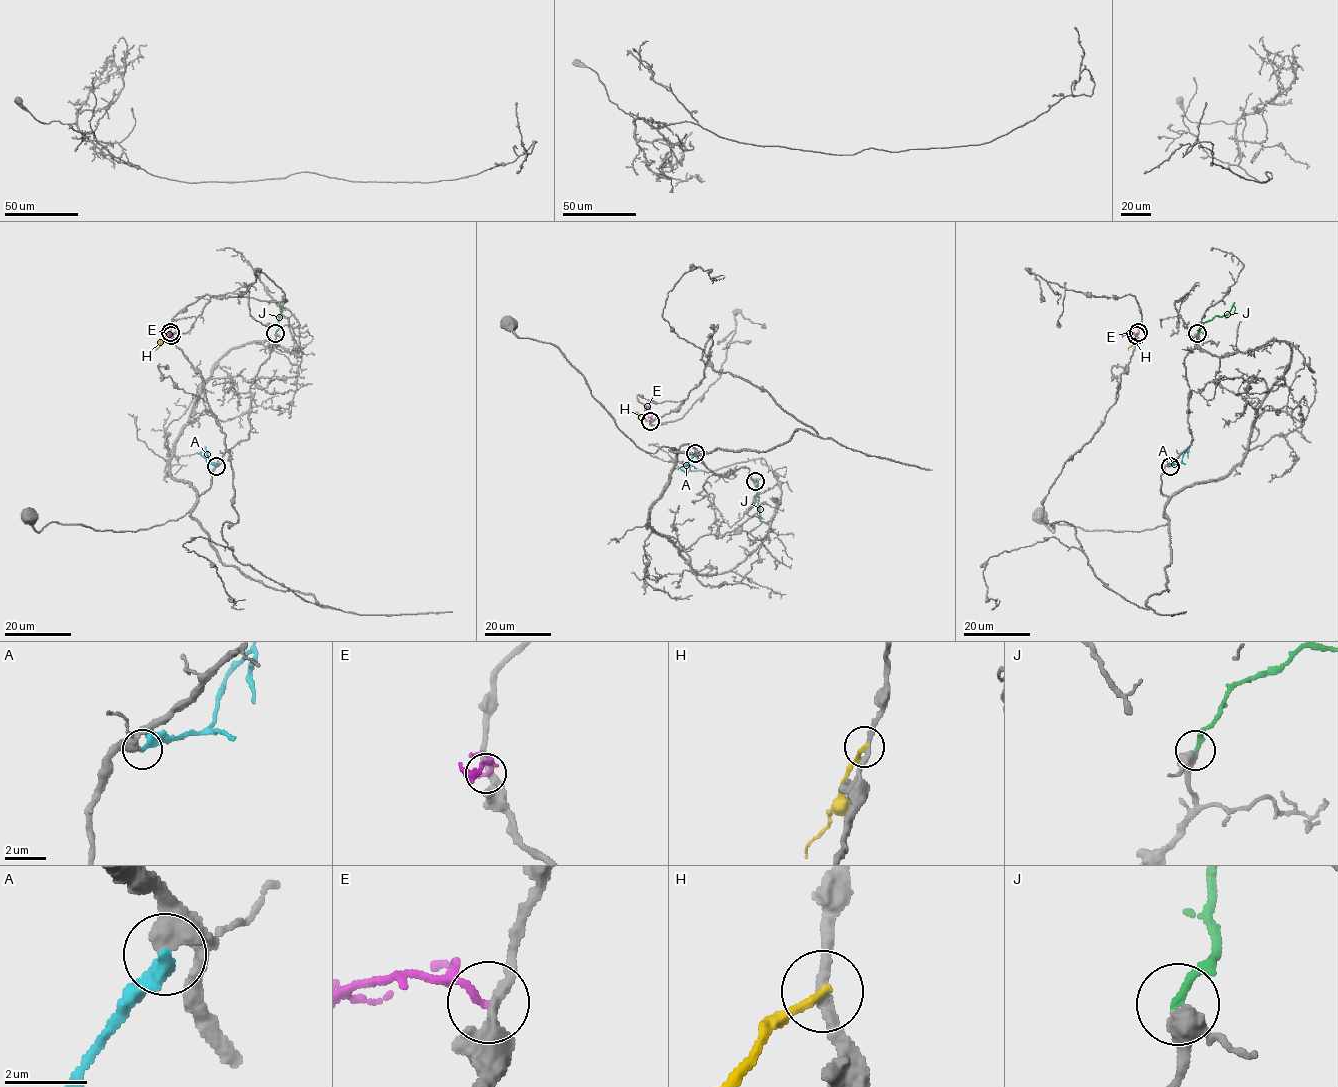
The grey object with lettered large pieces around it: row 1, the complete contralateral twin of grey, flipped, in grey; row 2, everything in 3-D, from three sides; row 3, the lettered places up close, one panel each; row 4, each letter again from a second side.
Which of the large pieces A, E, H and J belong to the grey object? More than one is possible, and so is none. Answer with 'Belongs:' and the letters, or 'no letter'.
Belongs: J

